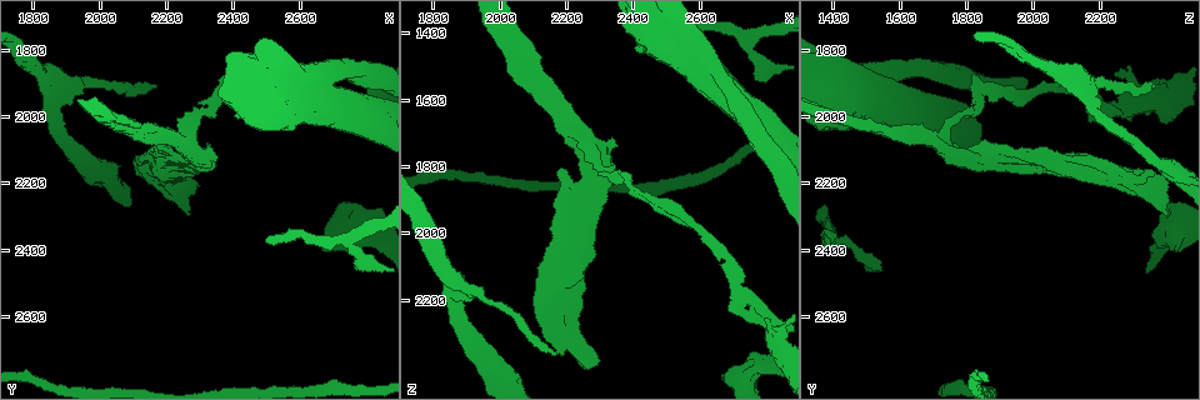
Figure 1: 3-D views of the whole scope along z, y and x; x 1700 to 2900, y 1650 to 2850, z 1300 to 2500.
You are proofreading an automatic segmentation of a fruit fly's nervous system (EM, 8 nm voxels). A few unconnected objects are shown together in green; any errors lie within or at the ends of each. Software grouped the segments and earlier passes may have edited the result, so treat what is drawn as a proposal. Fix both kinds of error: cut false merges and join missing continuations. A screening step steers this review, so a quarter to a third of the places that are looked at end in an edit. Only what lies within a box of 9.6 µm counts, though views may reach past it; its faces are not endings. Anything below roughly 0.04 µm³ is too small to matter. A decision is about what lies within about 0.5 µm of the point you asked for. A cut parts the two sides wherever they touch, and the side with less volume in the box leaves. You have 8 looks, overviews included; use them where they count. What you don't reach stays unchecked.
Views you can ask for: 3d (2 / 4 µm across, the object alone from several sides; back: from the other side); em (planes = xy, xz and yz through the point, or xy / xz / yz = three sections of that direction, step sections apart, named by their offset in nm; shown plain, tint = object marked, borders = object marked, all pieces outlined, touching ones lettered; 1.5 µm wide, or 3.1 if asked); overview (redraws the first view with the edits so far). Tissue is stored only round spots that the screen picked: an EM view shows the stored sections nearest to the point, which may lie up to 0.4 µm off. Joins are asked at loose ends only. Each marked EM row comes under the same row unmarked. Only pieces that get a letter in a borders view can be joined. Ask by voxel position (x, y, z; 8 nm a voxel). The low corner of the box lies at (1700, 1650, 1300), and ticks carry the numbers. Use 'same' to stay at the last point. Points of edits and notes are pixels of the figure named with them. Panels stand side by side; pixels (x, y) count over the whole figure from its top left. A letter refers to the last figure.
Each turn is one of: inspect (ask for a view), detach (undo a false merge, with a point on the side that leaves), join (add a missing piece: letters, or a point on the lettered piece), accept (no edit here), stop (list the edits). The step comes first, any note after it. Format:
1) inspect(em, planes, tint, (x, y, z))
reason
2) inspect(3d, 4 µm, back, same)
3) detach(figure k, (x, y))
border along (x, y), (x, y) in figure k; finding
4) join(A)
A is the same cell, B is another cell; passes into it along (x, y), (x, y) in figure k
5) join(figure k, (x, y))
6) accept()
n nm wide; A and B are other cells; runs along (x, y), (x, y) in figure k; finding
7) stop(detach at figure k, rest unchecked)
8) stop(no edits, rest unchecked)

inspect(em, planes, borders, (2780, 2460, 1550))
free end

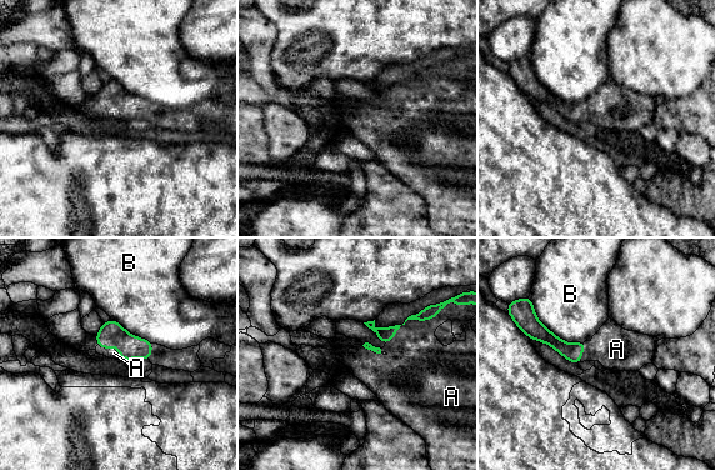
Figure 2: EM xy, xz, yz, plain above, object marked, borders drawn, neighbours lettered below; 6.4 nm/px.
join(A)
A is the same cell, B is another cell; passes into it along (429, 313), (408, 319), (415, 356) in figure 2; the cell continues

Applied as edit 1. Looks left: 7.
inspect(3d, 2 µm, back, (2500, 2380, 1380))
free end

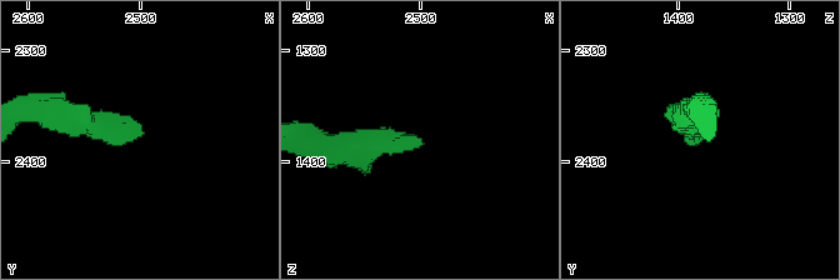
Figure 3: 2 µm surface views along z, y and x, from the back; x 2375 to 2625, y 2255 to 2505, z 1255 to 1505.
inspect(em, planes, borders, (2500, 2378, 1388))

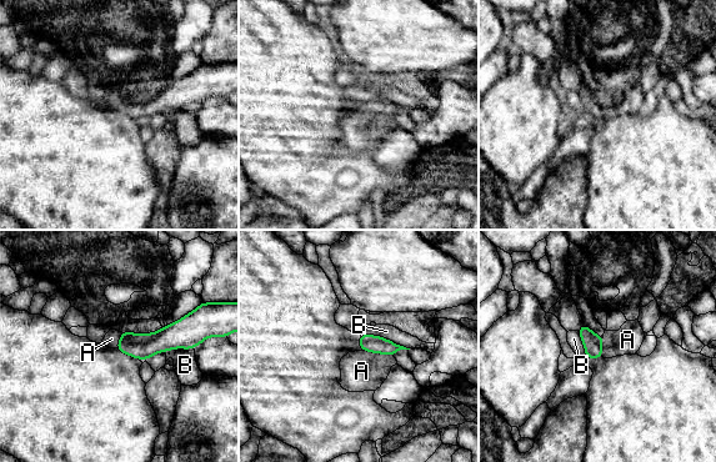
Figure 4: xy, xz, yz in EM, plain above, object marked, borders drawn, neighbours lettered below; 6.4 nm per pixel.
join(A)
B touches over 340 nm; A is the same cell, B is another cell; passes into it along (367, 342), (377, 352), (361, 371) in figure 4; the cell continues

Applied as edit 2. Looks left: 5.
inspect(overview)
redraw

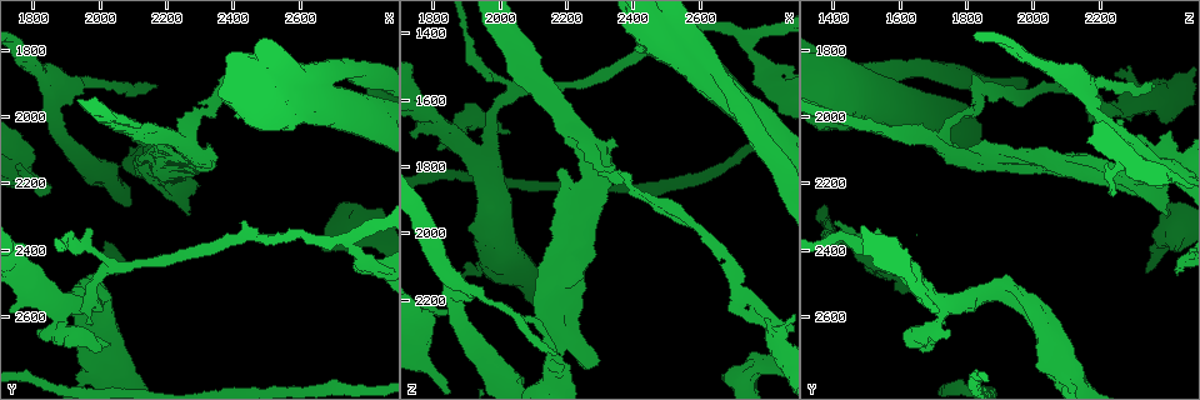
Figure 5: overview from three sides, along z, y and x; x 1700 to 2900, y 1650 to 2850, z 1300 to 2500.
inspect(3d, 4 µm, (2690, 1920, 2100))
narrows sharply

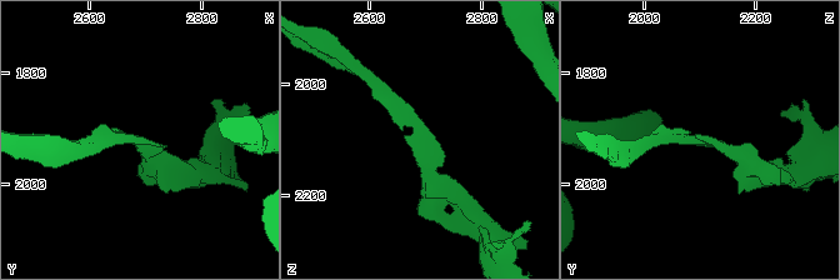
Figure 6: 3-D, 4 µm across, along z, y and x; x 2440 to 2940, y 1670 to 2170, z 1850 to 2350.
inspect(em, xz, step 8, tint, (2680, 1920, 2100))

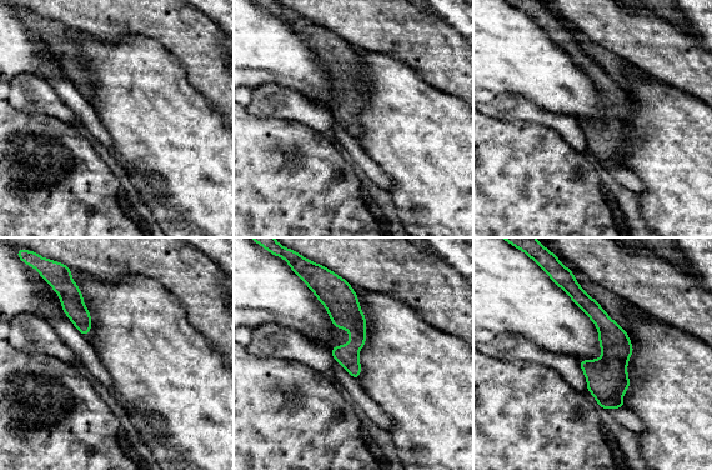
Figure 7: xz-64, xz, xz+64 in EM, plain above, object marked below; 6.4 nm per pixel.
inspect(em, planes, borders, same)
another direction

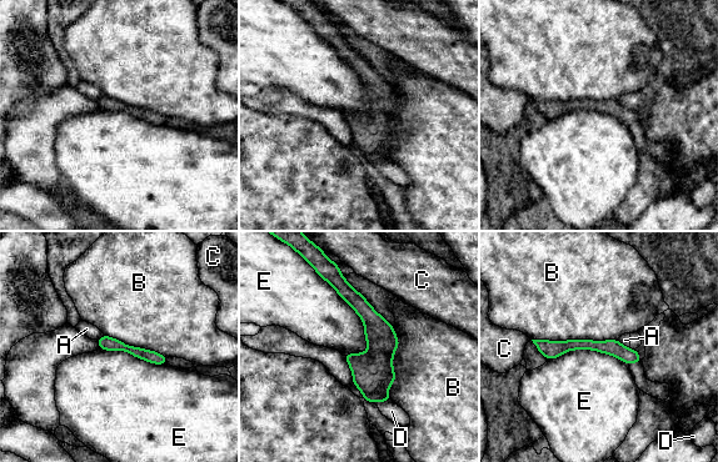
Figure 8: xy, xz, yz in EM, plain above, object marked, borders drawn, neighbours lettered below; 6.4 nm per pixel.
accept()
A, B, C, D and E are other cells; runs along (340, 279), (377, 327), (385, 397) in figure 8; all the same cell

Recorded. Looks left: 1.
stop(join at figure 2, join at figure 4, rest unchecked)

